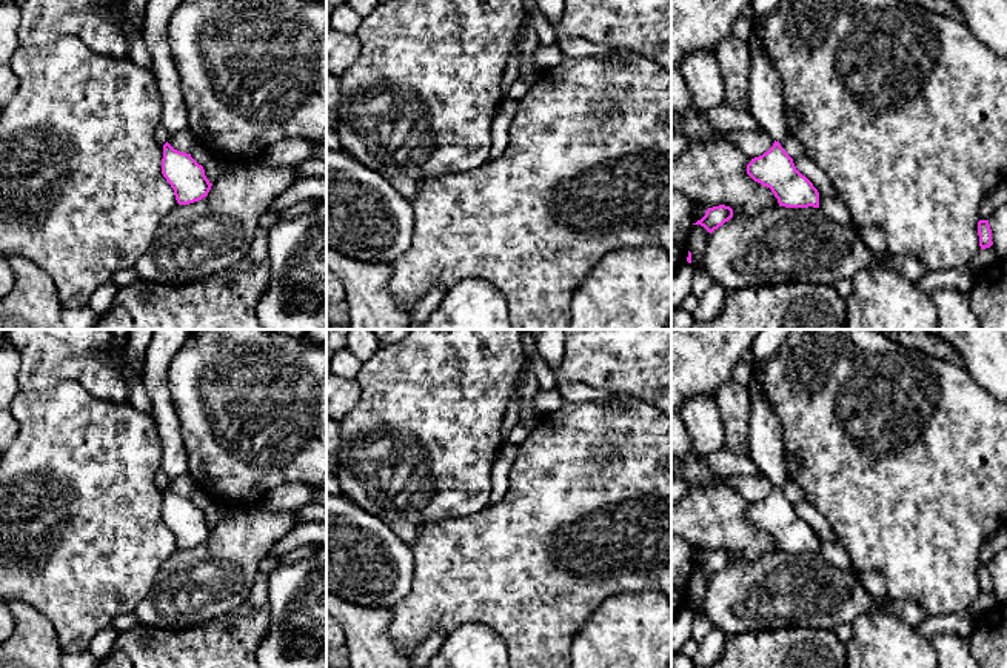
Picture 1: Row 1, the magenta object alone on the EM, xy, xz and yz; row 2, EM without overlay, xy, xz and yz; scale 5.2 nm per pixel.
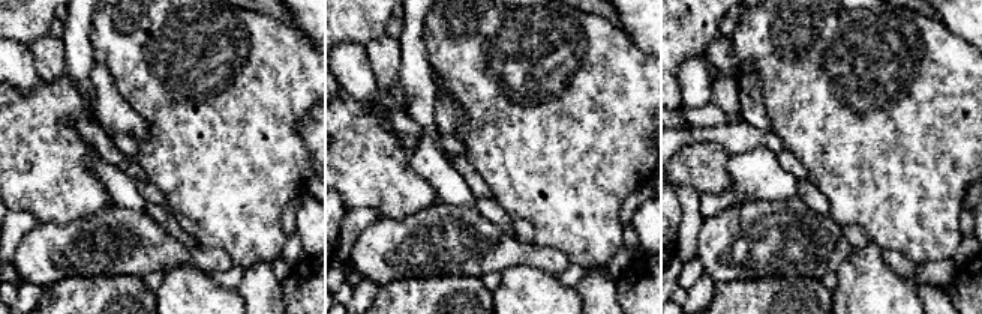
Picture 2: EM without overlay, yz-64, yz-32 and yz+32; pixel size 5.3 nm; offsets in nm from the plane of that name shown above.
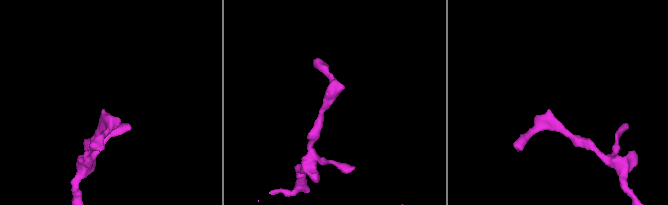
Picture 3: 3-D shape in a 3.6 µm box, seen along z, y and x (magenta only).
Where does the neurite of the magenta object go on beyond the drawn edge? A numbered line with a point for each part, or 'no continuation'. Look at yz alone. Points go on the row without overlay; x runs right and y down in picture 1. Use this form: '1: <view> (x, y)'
1: yz (764, 433)

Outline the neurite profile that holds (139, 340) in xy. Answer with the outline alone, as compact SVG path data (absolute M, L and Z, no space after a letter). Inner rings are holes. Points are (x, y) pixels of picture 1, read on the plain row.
M129 329L125 352L125 377L128 380L128 402L140 412L152 417L152 403L142 383L142 368L154 329Z

